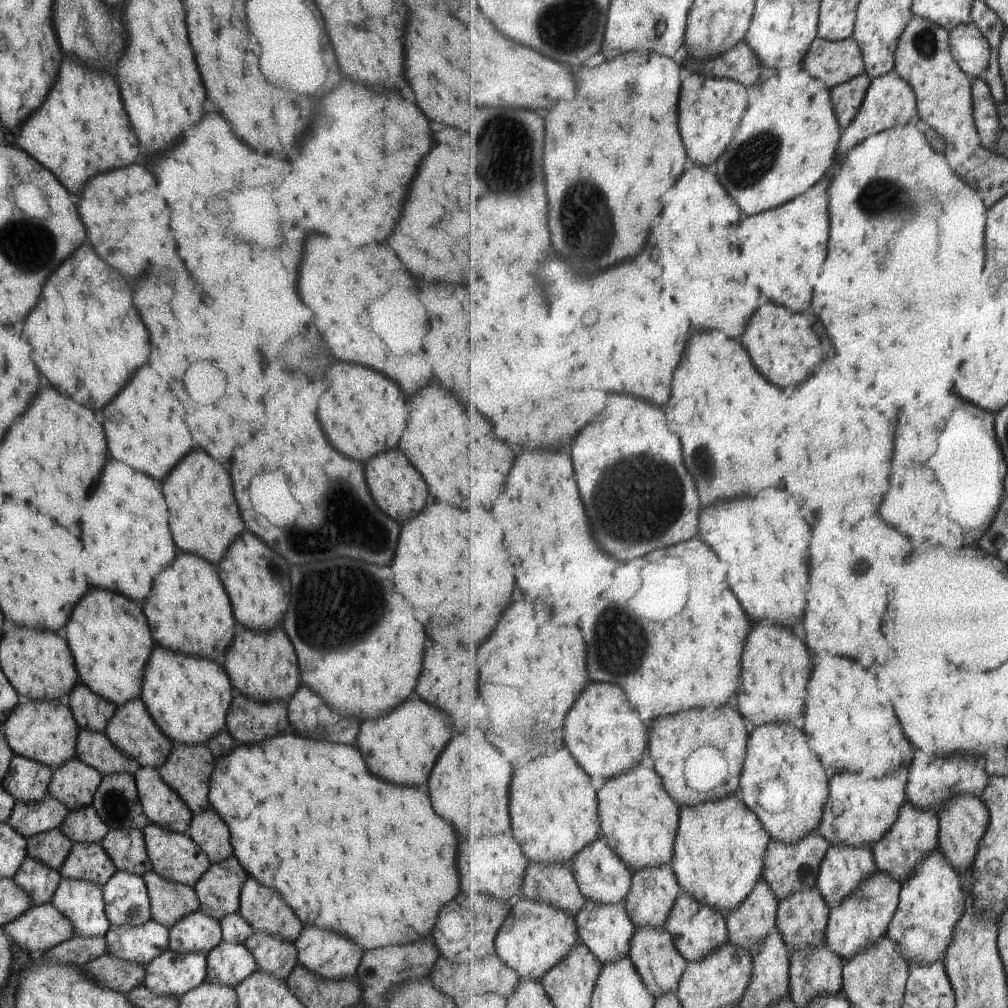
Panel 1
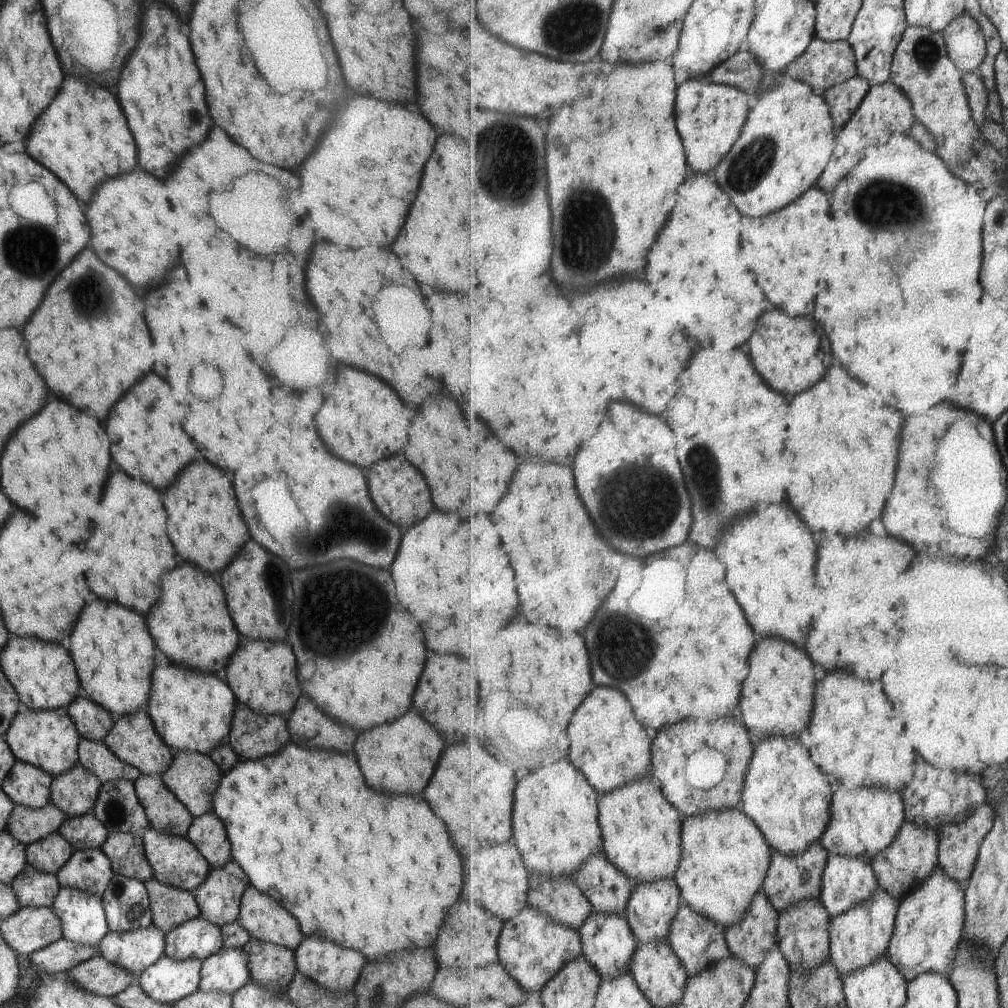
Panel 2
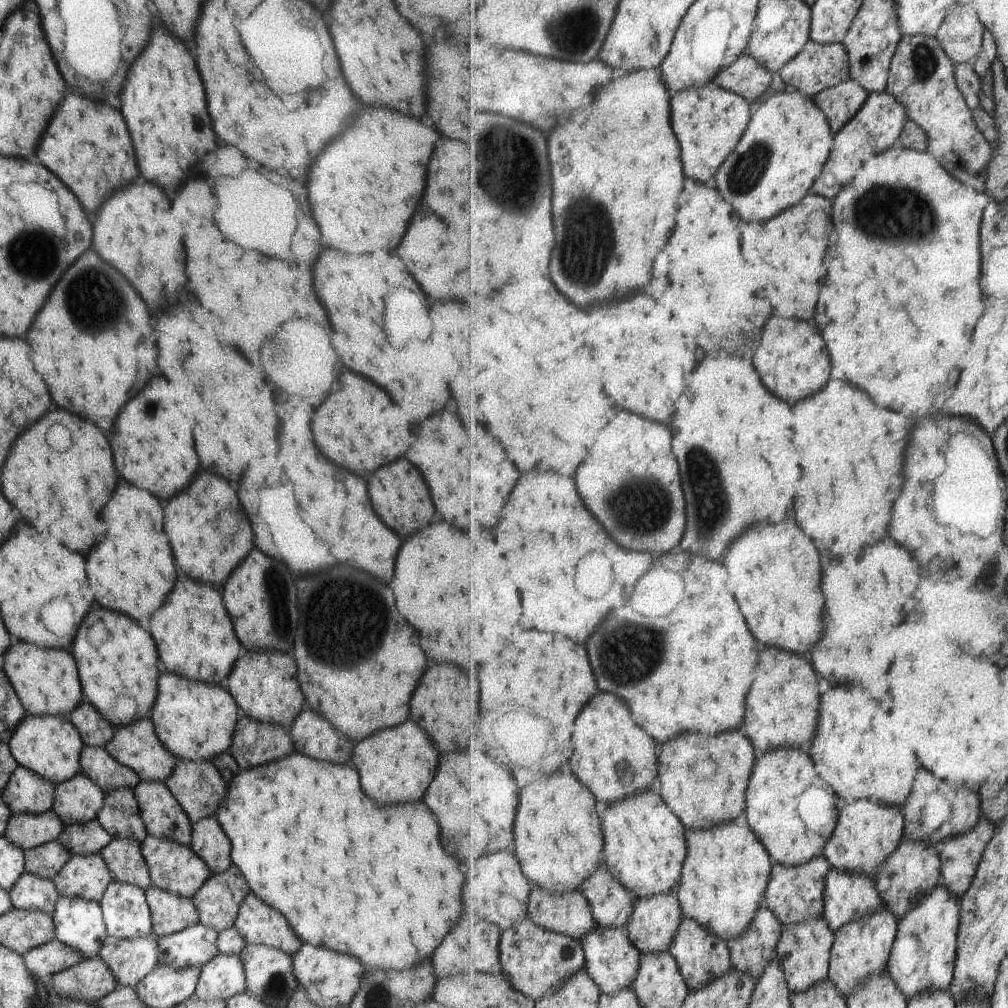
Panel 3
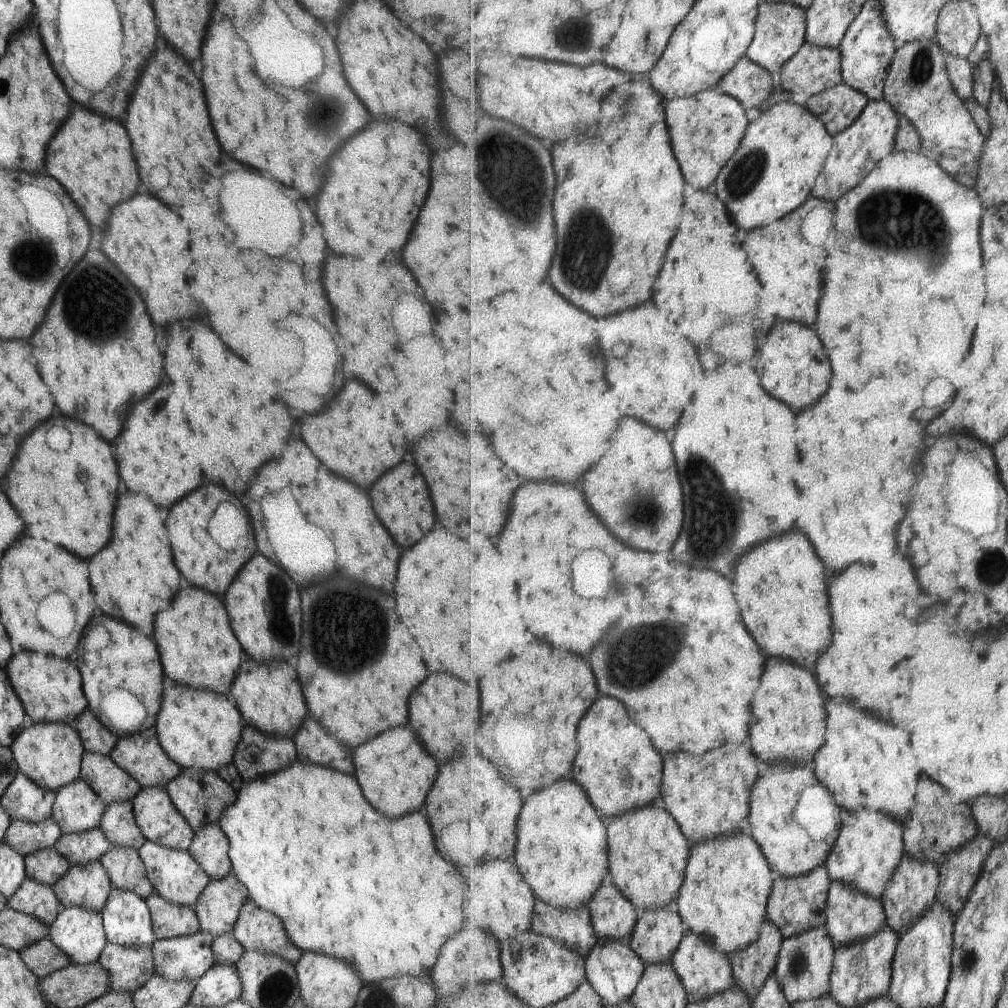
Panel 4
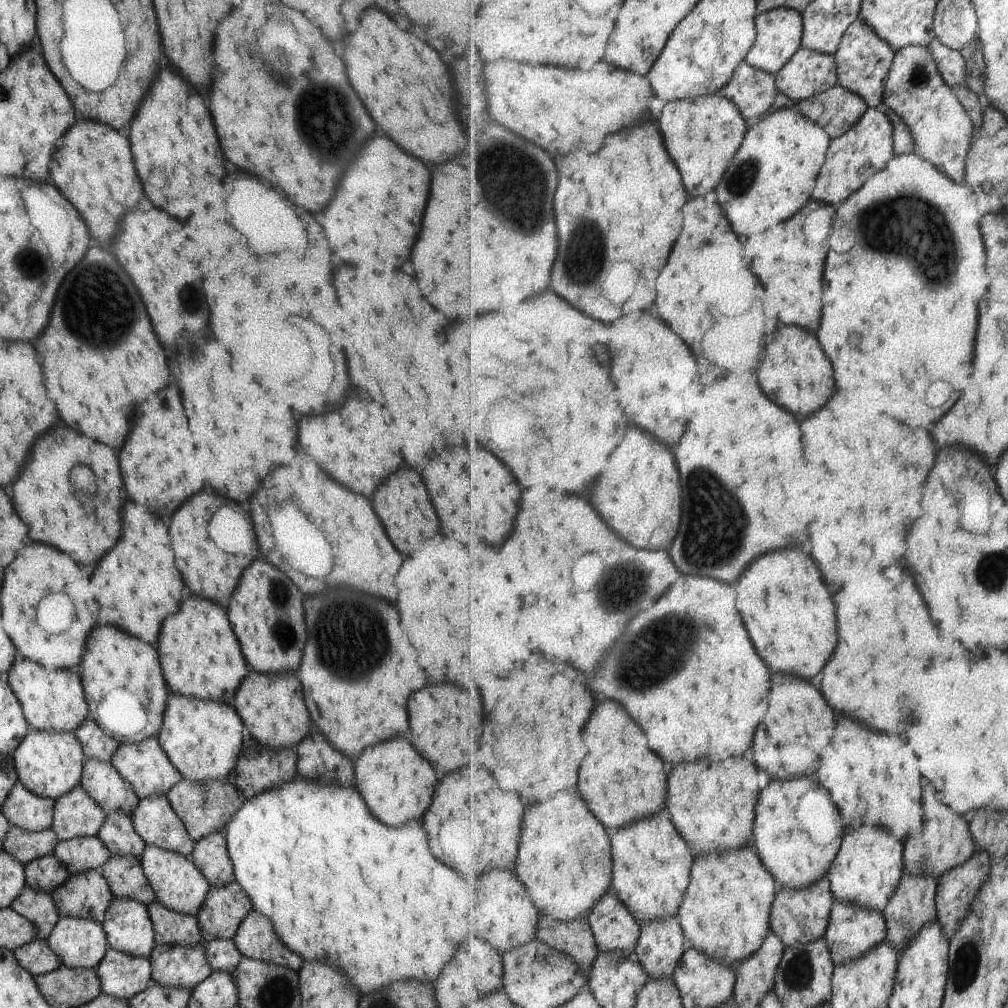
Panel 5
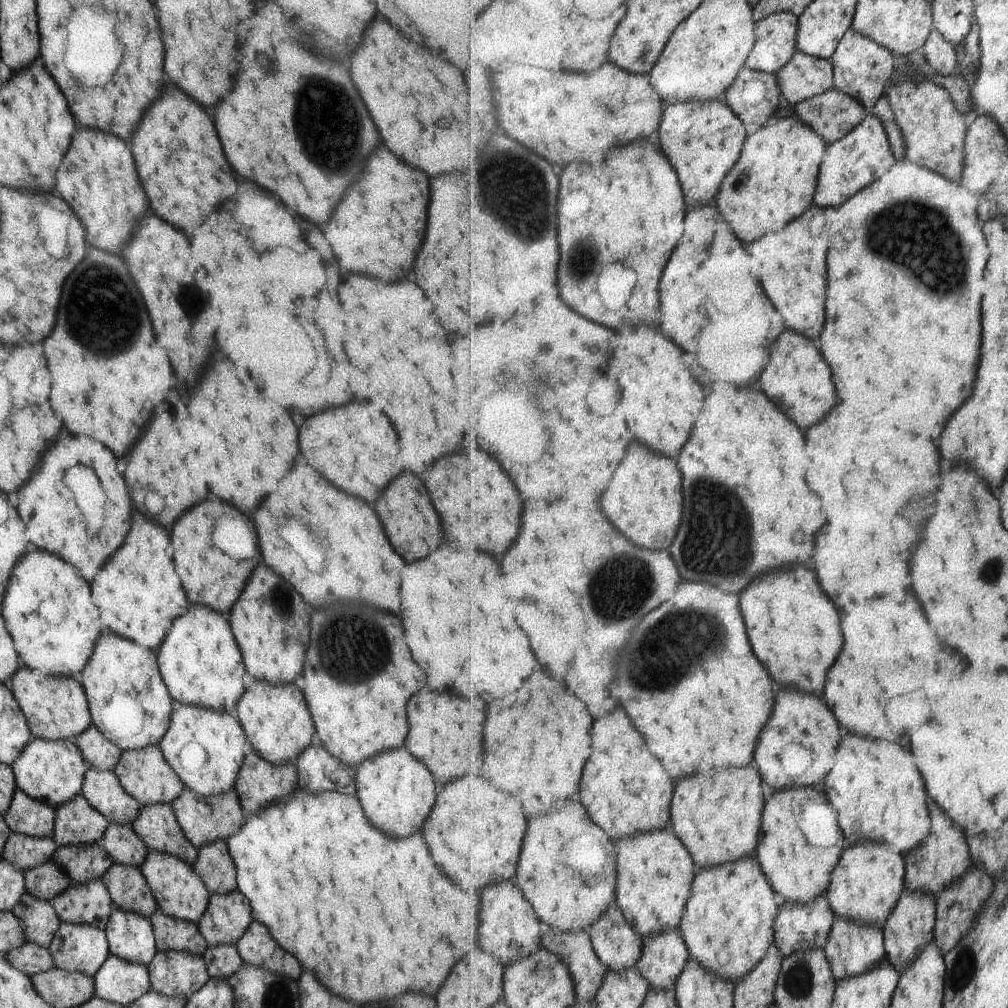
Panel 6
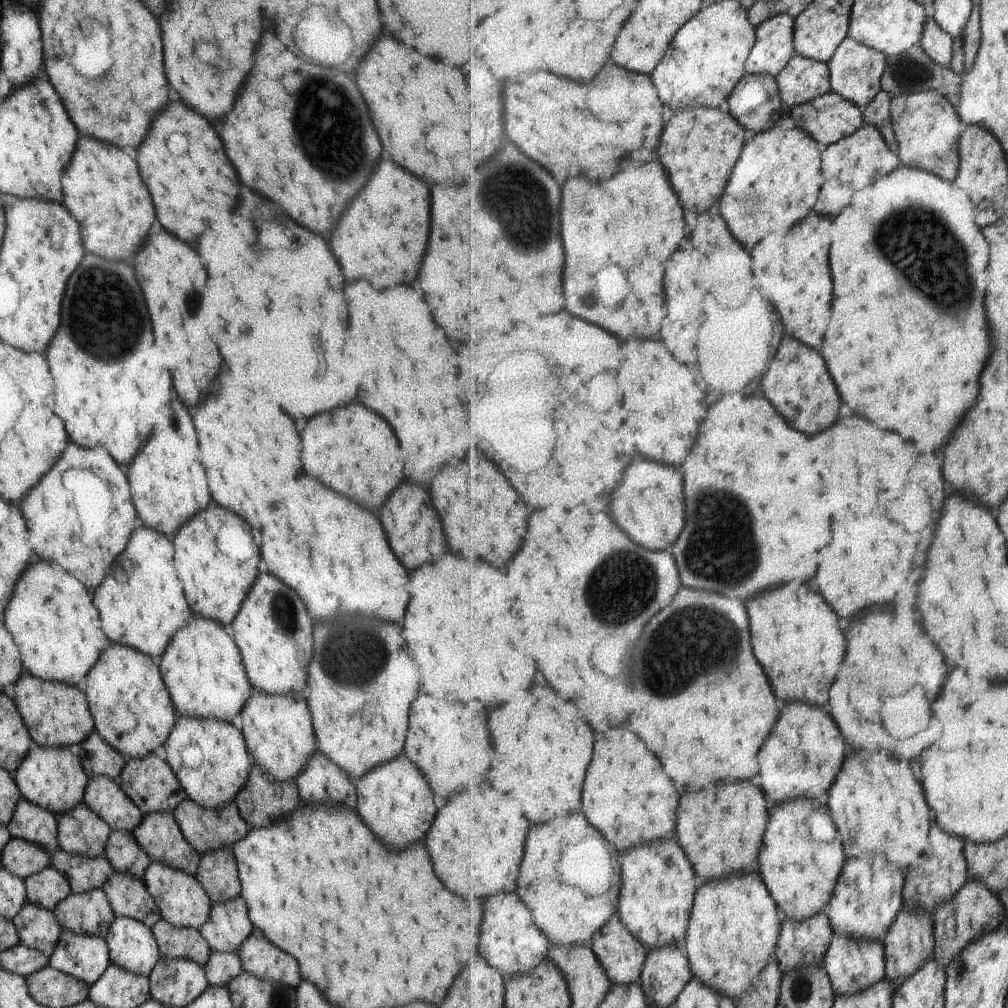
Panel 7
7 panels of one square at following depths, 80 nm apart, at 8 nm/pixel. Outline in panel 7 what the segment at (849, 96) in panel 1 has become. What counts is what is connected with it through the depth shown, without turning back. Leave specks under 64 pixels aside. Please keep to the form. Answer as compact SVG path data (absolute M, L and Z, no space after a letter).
M829 92L811 102L792 107L789 115L795 120L795 126L810 134L819 146L826 148L855 134L865 126L864 113L864 109L856 103L843 98L840 94Z

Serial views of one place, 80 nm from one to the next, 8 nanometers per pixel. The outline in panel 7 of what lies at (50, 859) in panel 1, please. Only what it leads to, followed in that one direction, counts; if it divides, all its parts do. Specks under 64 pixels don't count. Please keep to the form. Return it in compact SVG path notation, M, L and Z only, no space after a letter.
M49 866L22 879L26 892L26 900L31 904L39 904L47 910L53 910L59 900L70 893L70 886L65 876Z

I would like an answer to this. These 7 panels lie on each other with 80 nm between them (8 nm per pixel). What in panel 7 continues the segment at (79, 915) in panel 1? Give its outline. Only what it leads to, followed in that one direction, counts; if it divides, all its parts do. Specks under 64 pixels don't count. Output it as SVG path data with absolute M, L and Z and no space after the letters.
M64 929L60 930L57 944L48 958L48 967L75 976L87 986L103 974L110 962L104 937Z

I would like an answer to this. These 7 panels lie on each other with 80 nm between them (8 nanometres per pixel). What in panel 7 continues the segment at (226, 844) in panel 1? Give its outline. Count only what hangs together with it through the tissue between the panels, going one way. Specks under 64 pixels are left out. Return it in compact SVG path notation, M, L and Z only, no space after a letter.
M229 845L199 855L194 877L211 903L224 903L240 896L237 863Z

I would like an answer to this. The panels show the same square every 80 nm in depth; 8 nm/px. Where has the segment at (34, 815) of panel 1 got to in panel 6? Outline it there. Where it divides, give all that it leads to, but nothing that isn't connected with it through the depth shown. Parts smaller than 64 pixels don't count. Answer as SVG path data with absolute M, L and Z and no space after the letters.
M11 831L2 849L2 860L18 870L28 870L50 860L56 848L52 836L28 836Z

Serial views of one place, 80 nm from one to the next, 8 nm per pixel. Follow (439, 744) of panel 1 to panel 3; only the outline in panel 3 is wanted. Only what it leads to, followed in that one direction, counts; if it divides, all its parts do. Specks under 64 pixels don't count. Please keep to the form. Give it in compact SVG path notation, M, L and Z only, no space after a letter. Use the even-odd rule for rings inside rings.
M407 720L403 724L397 724L397 726L391 726L391 728L385 728L385 730L379 730L377 734L371 734L369 738L355 744L351 762L359 772L359 784L361 784L363 792L379 804L411 802L411 800L421 798L421 794L425 792L425 788L433 780L433 774L435 774L435 768L437 768L437 752L433 750L431 744L432 742L425 731L421 730L419 726L415 726L411 720ZM403 760L409 762L405 766L407 772L409 772L409 778L399 776ZM395 762L399 762L399 764L393 766ZM385 792L389 796L385 796Z

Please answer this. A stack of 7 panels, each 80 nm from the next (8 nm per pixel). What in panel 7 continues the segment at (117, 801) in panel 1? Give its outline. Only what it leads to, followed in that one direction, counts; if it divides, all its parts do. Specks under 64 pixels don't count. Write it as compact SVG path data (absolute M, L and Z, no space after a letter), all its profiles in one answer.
M119 830L109 832L103 846L103 855L115 871L131 874L141 880L150 862L150 858L133 838L132 833Z

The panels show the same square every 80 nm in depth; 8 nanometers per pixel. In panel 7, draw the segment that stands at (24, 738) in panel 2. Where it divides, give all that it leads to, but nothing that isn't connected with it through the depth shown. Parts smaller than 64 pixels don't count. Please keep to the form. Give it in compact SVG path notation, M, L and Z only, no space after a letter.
M33 744L23 756L23 760L19 762L19 766L15 768L12 778L22 798L57 816L82 802L83 788L87 784L88 777L75 749Z

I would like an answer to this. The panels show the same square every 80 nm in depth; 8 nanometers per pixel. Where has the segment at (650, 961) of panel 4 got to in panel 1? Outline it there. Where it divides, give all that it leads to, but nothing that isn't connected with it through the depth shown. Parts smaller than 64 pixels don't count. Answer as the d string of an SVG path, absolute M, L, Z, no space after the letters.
M671 865L633 872L632 890L625 900L625 908L628 910L628 915L632 918L633 924L636 926L636 930L639 931L644 927L651 927L652 929L665 928L673 907L683 892L685 890L680 885Z

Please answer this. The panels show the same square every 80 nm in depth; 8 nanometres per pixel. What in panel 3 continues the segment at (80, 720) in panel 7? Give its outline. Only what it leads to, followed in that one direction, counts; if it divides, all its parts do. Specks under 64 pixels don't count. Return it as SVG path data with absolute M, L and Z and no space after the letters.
M25 642L13 644L3 654L2 672L11 682L10 685L14 688L25 714L67 716L85 699L77 676L75 661L67 650L43 650Z

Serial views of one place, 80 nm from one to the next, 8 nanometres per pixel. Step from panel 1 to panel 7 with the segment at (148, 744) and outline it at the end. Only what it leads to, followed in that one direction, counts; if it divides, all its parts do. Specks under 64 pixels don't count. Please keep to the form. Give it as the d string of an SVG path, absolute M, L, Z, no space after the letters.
M153 753L145 758L125 758L125 764L114 780L126 796L133 800L142 815L149 812L172 812L177 804L187 798L169 766Z

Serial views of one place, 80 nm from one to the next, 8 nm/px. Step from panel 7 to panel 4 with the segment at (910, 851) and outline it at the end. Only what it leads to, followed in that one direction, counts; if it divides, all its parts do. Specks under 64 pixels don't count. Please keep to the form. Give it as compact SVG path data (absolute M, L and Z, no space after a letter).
M843 698L831 700L827 710L827 742L815 756L817 778L833 790L842 809L852 812L869 808L905 824L917 806L916 796L923 776L909 734L895 724L869 716Z

